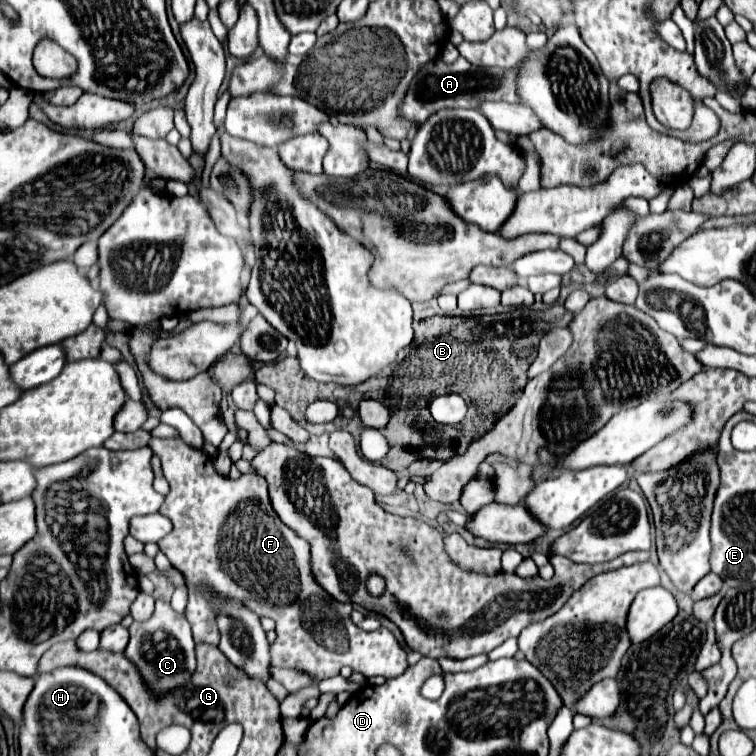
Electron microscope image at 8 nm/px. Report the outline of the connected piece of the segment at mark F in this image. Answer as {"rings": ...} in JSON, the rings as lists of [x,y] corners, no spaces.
{"rings":[[[151,438],[149,446],[155,454],[161,456],[163,474],[169,482],[169,494],[165,496],[159,512],[173,522],[173,530],[165,538],[161,538],[157,546],[161,552],[165,552],[169,562],[185,574],[191,584],[185,616],[191,624],[191,632],[197,644],[219,644],[215,614],[207,606],[207,600],[203,600],[203,596],[193,590],[197,584],[209,582],[217,594],[243,600],[259,616],[269,616],[277,622],[277,640],[271,654],[273,666],[295,668],[311,676],[315,684],[325,678],[337,676],[343,666],[351,666],[355,672],[363,672],[367,678],[395,678],[407,670],[407,654],[387,628],[379,628],[375,632],[365,632],[357,628],[349,618],[351,610],[345,610],[341,602],[331,600],[331,596],[317,586],[309,572],[307,548],[301,548],[301,542],[295,542],[295,532],[287,528],[271,508],[265,478],[261,478],[259,474],[243,474],[239,480],[223,478],[217,474],[213,462],[203,450],[191,448],[181,438]]]}

